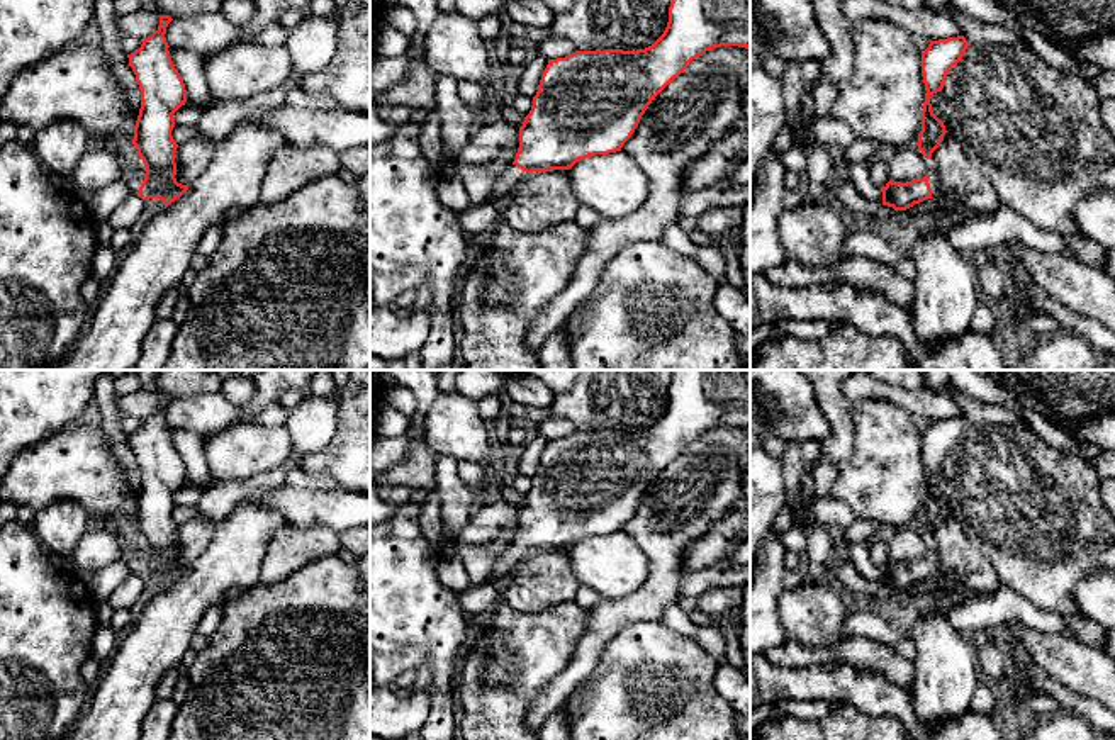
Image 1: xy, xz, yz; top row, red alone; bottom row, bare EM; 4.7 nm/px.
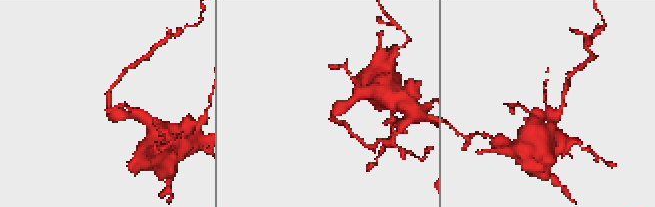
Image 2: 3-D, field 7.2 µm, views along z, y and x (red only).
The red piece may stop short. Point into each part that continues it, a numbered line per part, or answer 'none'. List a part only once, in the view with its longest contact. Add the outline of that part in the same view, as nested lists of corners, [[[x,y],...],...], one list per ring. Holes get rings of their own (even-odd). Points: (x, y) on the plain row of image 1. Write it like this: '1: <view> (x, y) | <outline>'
1: yz (944, 581) | [[[930,553],[928,563],[932,569],[932,579],[935,580],[937,587],[950,596],[955,603],[962,596],[955,579],[940,567],[939,558],[933,553]]]

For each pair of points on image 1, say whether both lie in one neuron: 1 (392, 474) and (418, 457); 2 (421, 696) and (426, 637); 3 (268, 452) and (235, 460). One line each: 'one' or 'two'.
1: one
2: two
3: one

